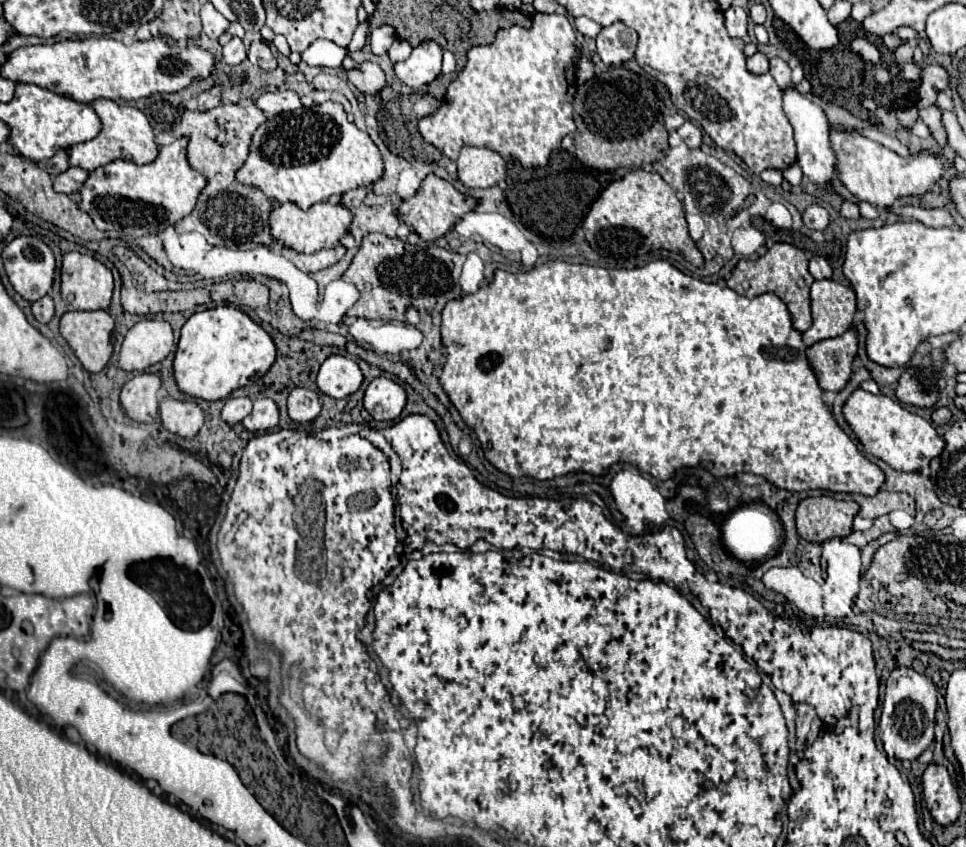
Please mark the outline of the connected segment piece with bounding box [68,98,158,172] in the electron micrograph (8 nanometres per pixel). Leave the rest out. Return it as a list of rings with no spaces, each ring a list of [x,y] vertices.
[[[106,98],[94,100],[92,108],[102,122],[102,130],[96,138],[68,148],[70,166],[80,166],[80,168],[92,172],[92,170],[96,170],[96,166],[104,166],[116,158],[132,160],[136,164],[146,164],[146,162],[152,162],[152,158],[156,158],[158,146],[154,144],[154,134],[152,134],[150,122],[148,122],[148,118],[144,118],[144,114],[138,108],[120,106],[114,100],[106,100]]]

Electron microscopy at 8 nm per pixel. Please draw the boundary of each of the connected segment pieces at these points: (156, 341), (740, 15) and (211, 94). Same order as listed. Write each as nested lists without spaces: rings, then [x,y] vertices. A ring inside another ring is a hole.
[[[142,320],[134,324],[120,350],[118,366],[124,372],[142,372],[162,362],[172,350],[172,326],[164,320]]]
[[[731,6],[724,12],[725,26],[728,34],[734,38],[746,38],[748,14],[740,7]]]
[[[216,84],[214,88],[210,88],[198,96],[198,110],[214,108],[220,104],[220,100],[222,100],[222,88],[220,88],[220,84]]]

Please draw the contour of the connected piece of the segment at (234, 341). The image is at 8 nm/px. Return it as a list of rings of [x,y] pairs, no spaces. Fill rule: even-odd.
[[[218,306],[212,310],[202,310],[202,312],[192,314],[182,326],[178,350],[174,356],[174,378],[180,392],[192,398],[214,402],[214,400],[226,398],[232,390],[246,386],[252,376],[264,376],[274,364],[274,358],[276,358],[276,346],[270,334],[262,326],[252,322],[242,310],[234,306]]]

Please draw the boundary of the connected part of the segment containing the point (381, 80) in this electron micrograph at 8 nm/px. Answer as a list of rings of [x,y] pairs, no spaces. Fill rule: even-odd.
[[[374,62],[366,64],[366,68],[360,66],[358,70],[350,70],[350,72],[346,72],[346,76],[362,94],[378,94],[386,86],[384,72]]]

